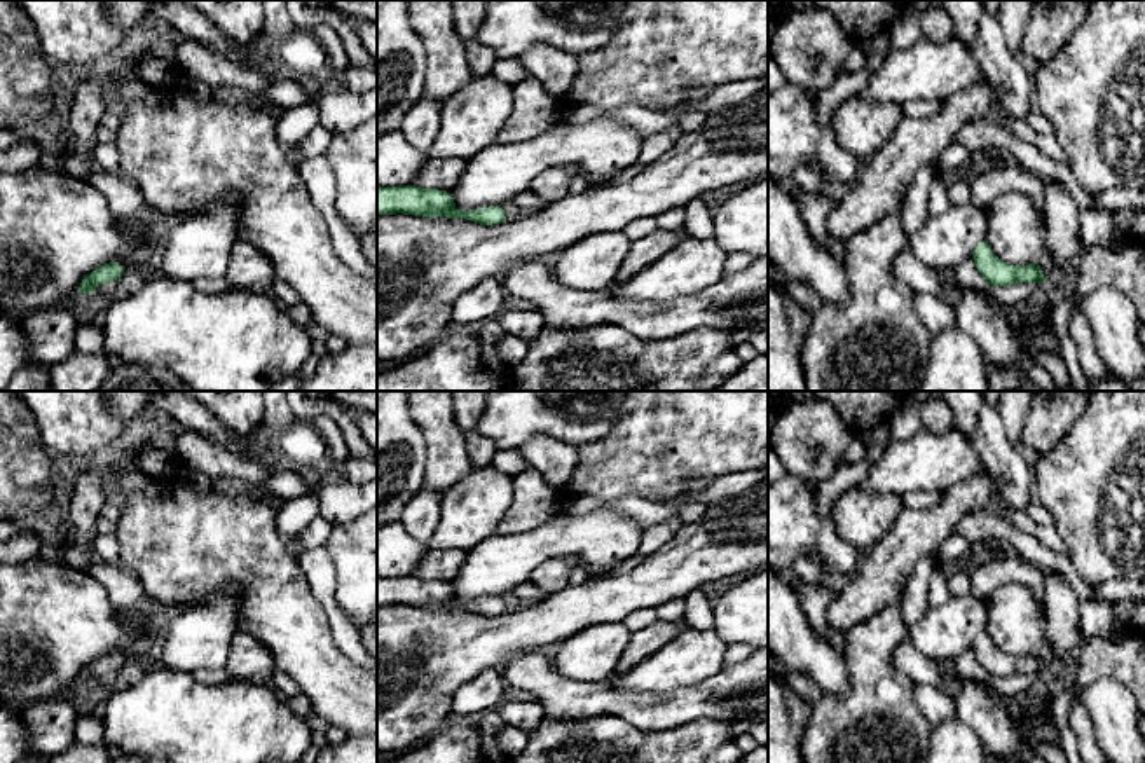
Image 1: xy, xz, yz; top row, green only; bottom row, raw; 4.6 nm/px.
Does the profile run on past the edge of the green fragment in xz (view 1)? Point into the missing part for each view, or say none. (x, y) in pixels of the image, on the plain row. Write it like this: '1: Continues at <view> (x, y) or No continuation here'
1: No continuation here

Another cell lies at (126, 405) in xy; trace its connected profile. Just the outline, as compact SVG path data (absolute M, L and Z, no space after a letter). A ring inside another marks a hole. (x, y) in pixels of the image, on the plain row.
M101 391L106 409L126 426L150 405L148 391Z

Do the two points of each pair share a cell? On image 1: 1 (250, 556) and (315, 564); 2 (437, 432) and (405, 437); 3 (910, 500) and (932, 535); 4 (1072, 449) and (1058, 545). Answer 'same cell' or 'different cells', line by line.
1: different cells
2: different cells
3: different cells
4: different cells

